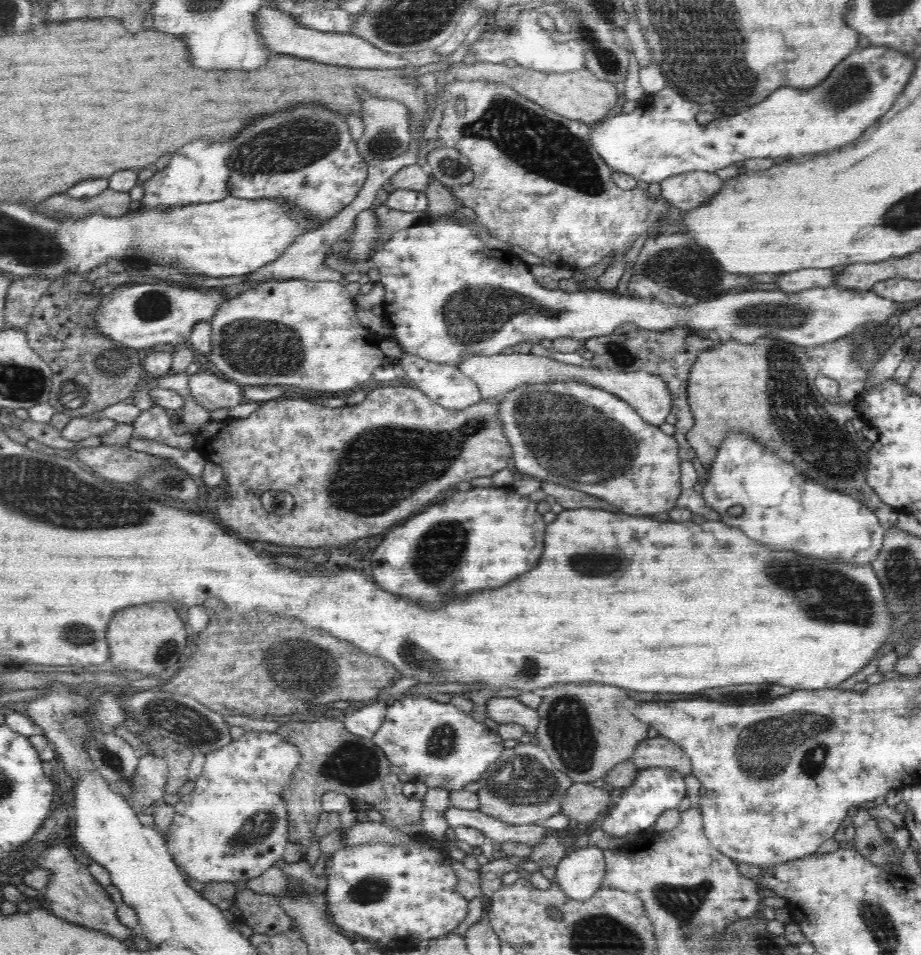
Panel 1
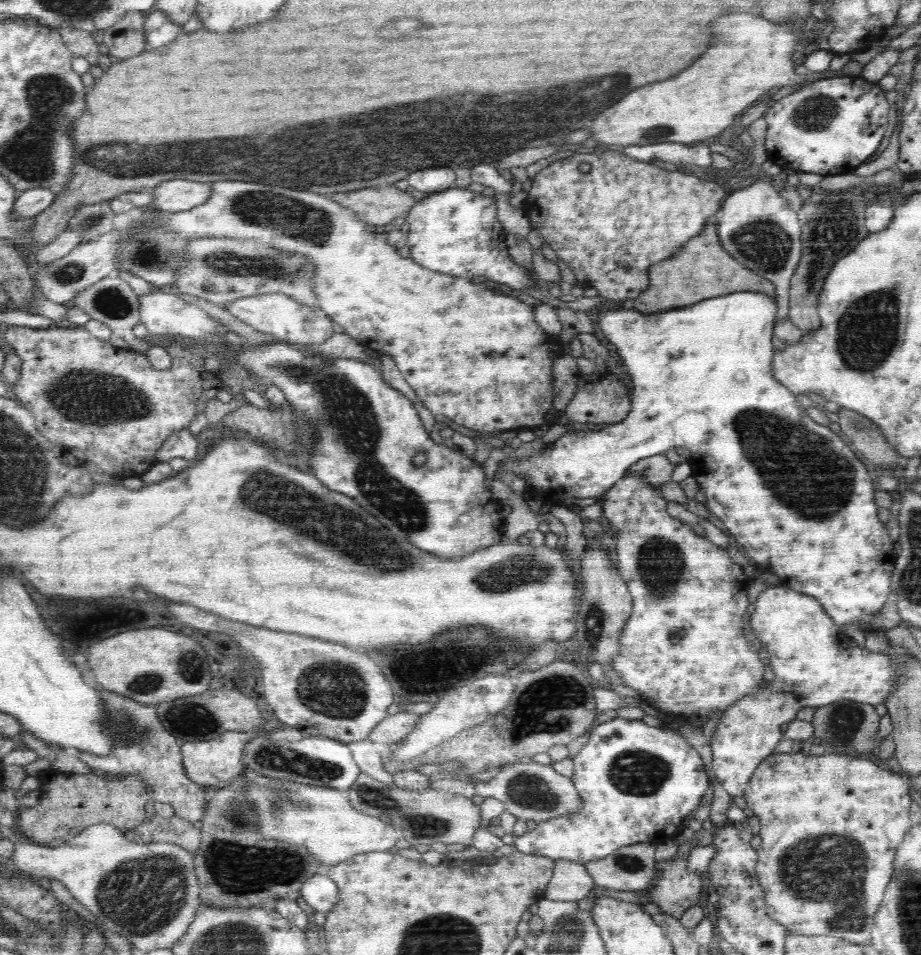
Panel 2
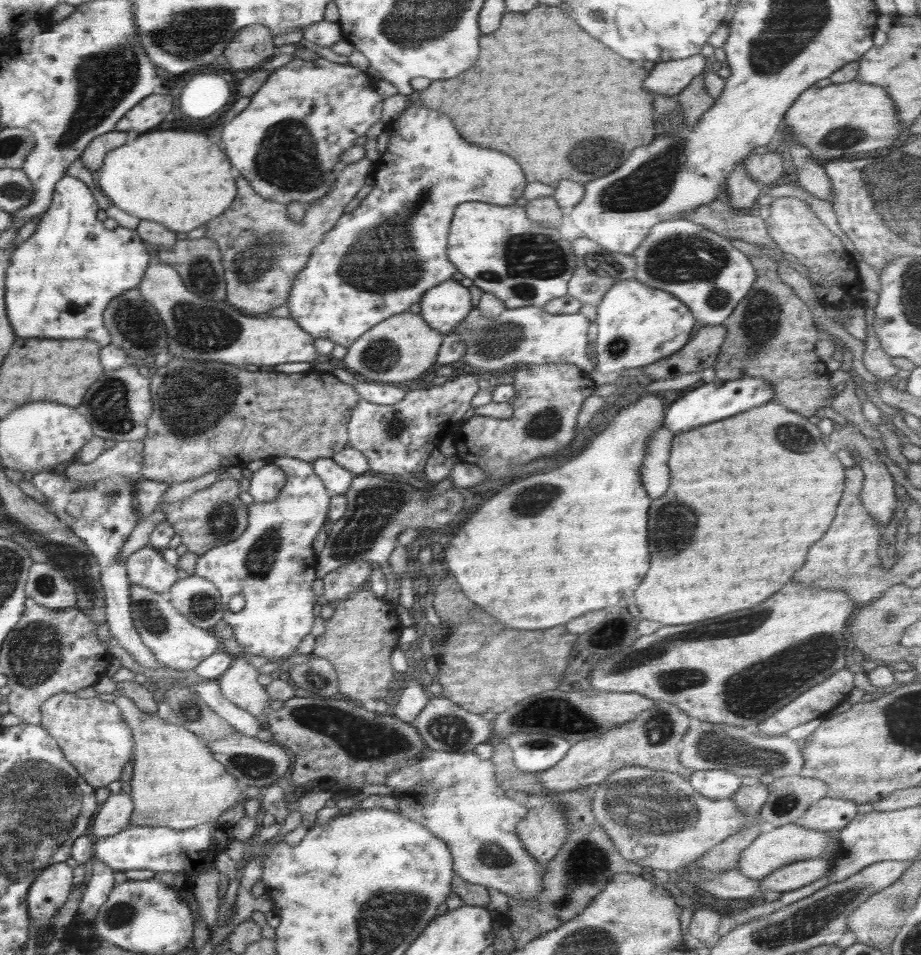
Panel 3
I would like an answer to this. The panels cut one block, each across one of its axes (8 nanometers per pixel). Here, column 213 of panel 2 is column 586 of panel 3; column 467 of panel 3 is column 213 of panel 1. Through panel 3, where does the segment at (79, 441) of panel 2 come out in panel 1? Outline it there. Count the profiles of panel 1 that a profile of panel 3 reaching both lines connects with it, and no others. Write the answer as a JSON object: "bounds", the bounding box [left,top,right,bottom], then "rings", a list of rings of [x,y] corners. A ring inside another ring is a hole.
{"bounds":[187,384,513,548],"rings":[[[404,384],[404,386],[386,386],[382,390],[380,388],[372,390],[368,394],[368,398],[364,402],[360,402],[358,406],[344,406],[344,408],[326,408],[326,406],[320,406],[320,404],[310,404],[308,400],[304,402],[304,400],[294,400],[294,398],[290,398],[290,400],[268,400],[266,404],[262,404],[252,412],[252,416],[248,416],[248,418],[234,419],[229,417],[226,421],[210,420],[196,431],[187,432],[193,436],[194,450],[205,459],[218,464],[224,470],[224,479],[228,482],[228,491],[220,494],[218,498],[218,520],[227,532],[234,534],[240,540],[262,540],[262,542],[272,542],[272,544],[278,544],[278,546],[318,548],[318,546],[340,546],[340,544],[348,544],[348,542],[358,540],[358,538],[382,534],[388,528],[396,526],[398,520],[406,520],[412,514],[426,508],[434,498],[444,494],[450,486],[454,486],[458,482],[468,482],[468,480],[474,480],[474,478],[482,478],[482,476],[492,477],[496,472],[511,467],[513,450],[508,437],[502,431],[500,414],[500,397],[477,402],[462,410],[452,410],[444,408],[429,396],[426,396],[418,387]],[[396,460],[398,460],[398,464],[396,464]],[[268,490],[290,492],[298,502],[298,510],[292,510],[290,514],[268,514],[260,502],[260,492],[268,492]],[[346,498],[350,498],[348,504],[344,502]]]}

